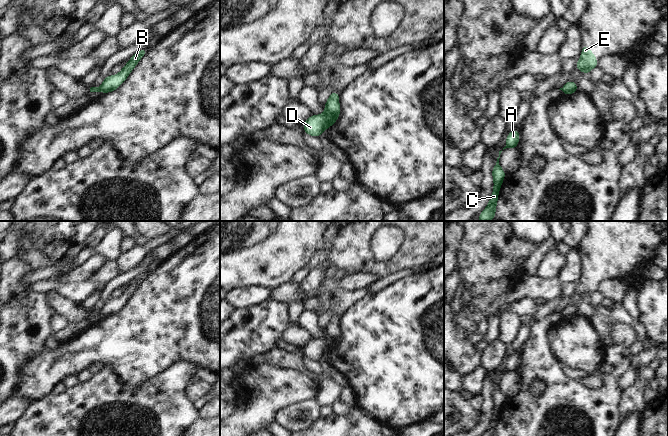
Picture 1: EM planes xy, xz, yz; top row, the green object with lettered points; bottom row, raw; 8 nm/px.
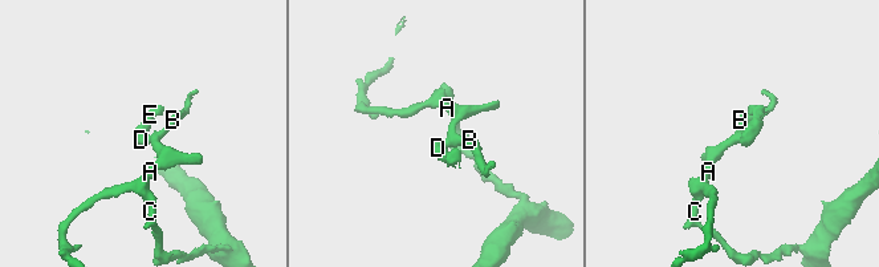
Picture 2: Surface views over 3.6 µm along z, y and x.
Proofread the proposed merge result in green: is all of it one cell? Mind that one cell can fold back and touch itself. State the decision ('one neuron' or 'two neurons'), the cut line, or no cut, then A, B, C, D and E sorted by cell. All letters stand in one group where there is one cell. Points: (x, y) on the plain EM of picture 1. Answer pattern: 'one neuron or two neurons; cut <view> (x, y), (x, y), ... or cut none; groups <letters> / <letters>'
two neurons; cut xz (324, 338), (331, 349); groups A B C / D E

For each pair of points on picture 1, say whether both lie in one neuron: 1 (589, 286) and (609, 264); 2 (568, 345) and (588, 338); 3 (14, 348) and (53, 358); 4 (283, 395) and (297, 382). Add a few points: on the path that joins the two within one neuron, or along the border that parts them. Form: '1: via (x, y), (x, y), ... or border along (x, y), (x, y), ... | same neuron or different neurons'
1: via (592, 281), (604, 269) | same neuron
2: via (573, 342), (583, 341) | same neuron
3: border along (43, 348), (22, 367), (22, 372) | different neurons
4: via (286, 392), (294, 385) | same neuron

